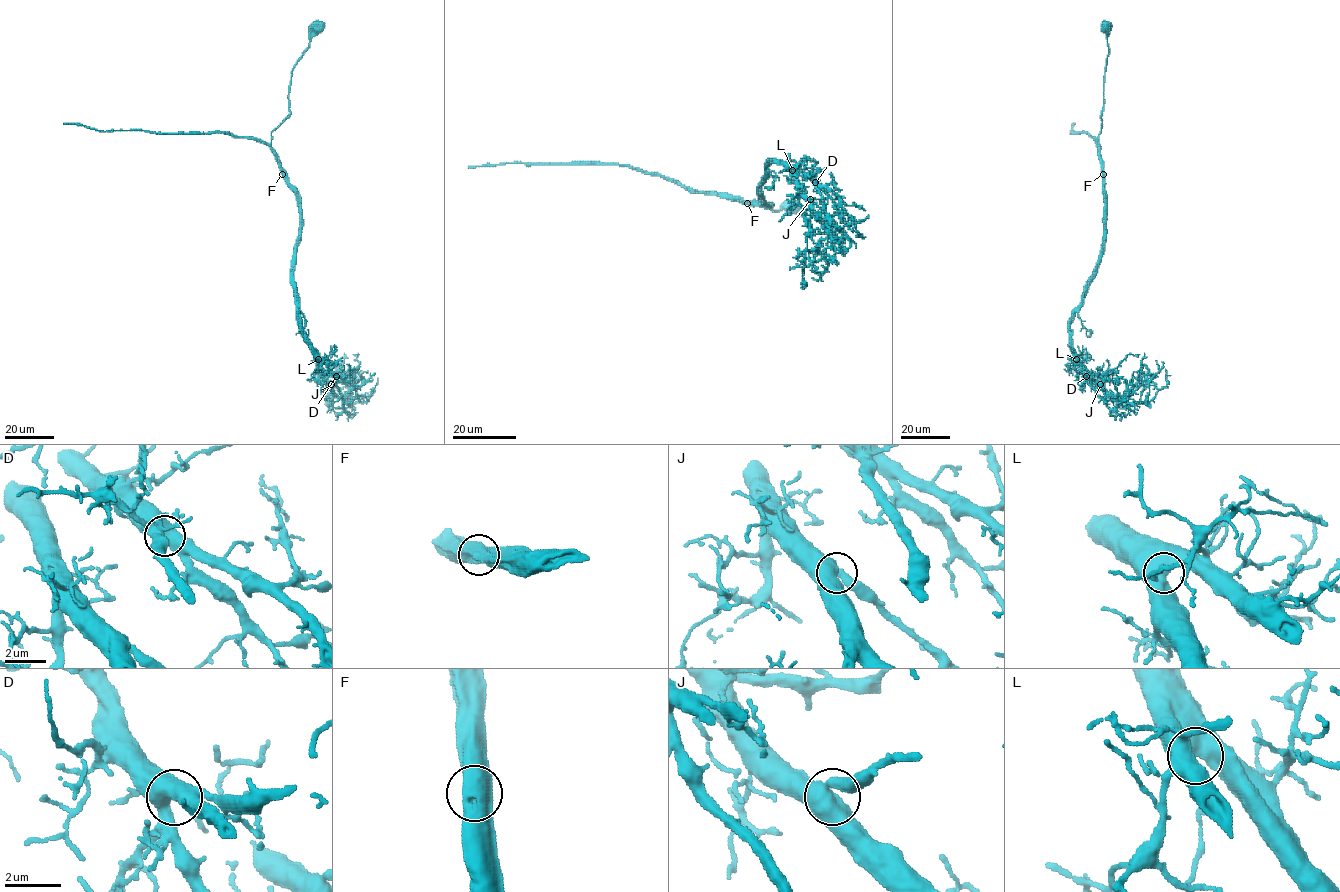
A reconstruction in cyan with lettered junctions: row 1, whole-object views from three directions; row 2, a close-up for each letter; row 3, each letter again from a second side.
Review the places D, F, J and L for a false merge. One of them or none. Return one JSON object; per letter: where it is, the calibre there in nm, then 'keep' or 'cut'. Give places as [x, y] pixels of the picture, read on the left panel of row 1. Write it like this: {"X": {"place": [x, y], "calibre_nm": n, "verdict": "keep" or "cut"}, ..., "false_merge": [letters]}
{"D": {"place": [336, 376], "calibre_nm": 650, "verdict": "keep"}, "F": {"place": [282, 174], "calibre_nm": 800, "verdict": "keep"}, "J": {"place": [331, 384], "calibre_nm": 550, "verdict": "keep"}, "L": {"place": [318, 359], "calibre_nm": 950, "verdict": "keep"}, "false_merge": []}

